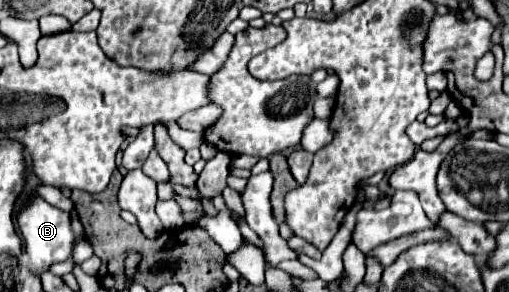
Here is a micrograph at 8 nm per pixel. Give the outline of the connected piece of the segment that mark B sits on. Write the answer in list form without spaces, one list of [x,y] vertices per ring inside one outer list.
[[[32,197],[32,201],[22,207],[18,213],[18,225],[22,231],[22,237],[26,241],[26,253],[28,253],[28,269],[34,275],[42,275],[50,269],[50,265],[66,261],[72,251],[74,231],[70,225],[70,213],[60,211],[58,207],[46,203],[42,197]]]

